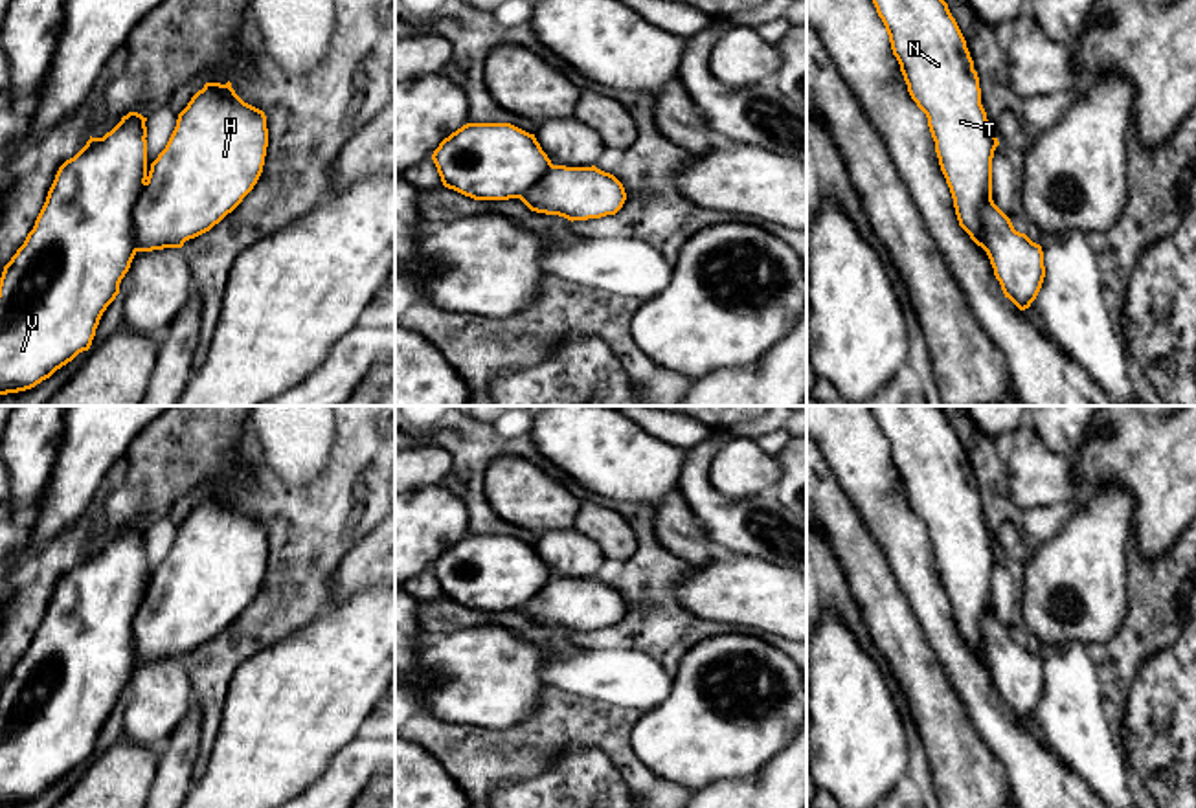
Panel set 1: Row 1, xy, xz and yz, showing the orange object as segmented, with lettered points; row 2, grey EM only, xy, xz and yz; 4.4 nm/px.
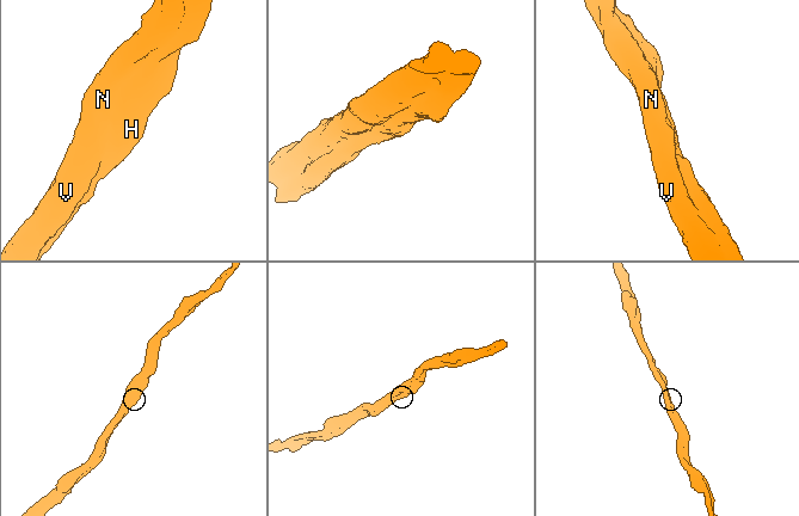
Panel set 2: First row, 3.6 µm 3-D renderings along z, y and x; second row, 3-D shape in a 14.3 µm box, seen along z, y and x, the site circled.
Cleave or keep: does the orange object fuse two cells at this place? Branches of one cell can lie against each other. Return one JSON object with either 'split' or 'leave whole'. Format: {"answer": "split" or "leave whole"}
{"answer": "leave whole"}

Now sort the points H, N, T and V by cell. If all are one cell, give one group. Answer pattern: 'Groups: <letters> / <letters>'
Groups: H N T V

